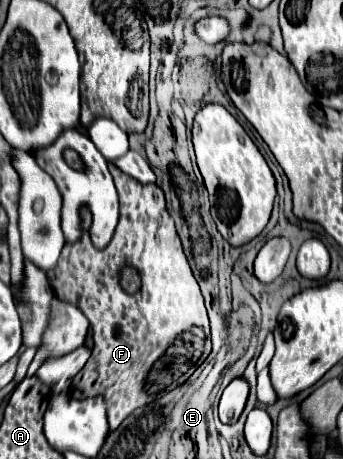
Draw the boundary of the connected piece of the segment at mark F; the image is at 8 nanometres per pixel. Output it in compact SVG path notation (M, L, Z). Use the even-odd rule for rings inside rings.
M110 164L110 174L114 176L114 184L120 196L120 222L116 228L116 234L112 242L98 250L94 244L90 244L90 236L82 236L74 244L66 244L60 260L56 264L54 278L60 284L62 298L80 310L84 310L84 316L90 320L92 326L92 340L94 348L92 354L82 368L76 384L74 384L74 396L78 400L84 398L106 398L106 412L108 412L108 432L116 430L122 420L132 414L136 408L142 408L152 402L152 396L144 392L144 380L148 374L148 366L152 366L160 356L164 356L164 350L184 332L190 328L204 328L208 326L208 316L204 308L204 298L200 294L198 282L192 276L190 264L184 256L180 238L174 228L174 220L170 218L164 202L164 194L156 184L140 184L132 176L118 170L118 166ZM124 266L136 268L140 272L142 286L136 294L128 294L120 286L120 272Z

